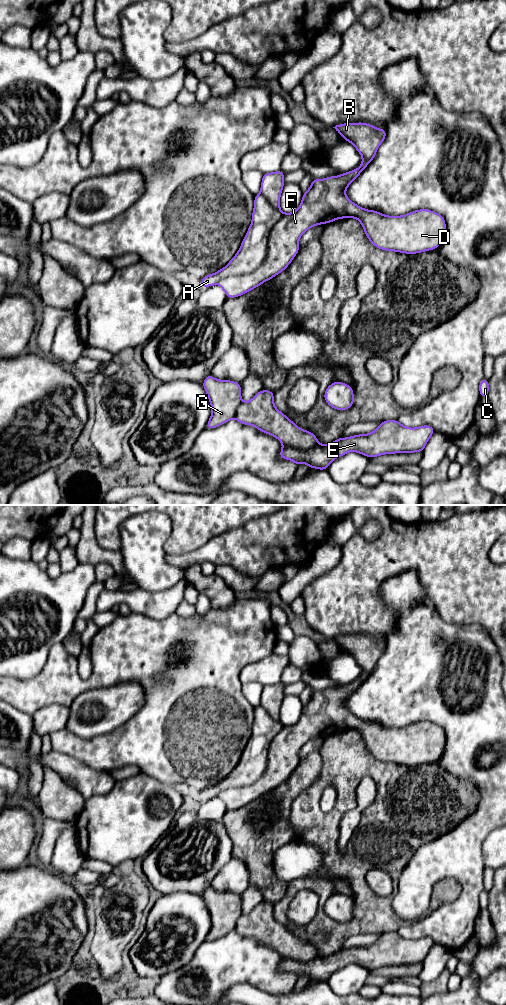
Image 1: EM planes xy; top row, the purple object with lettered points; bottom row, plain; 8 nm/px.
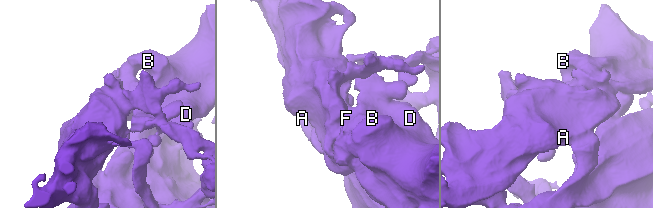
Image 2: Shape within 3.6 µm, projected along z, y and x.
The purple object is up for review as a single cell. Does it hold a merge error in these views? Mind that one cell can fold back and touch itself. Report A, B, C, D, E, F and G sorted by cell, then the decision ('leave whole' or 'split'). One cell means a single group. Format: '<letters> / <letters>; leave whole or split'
A B C D E F G; leave whole

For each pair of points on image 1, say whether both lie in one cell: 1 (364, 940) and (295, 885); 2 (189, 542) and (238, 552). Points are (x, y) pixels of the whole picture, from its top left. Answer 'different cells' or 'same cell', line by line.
1: different cells
2: different cells

